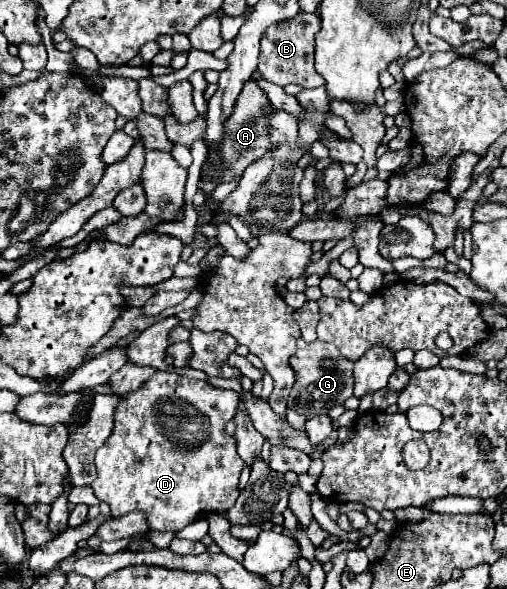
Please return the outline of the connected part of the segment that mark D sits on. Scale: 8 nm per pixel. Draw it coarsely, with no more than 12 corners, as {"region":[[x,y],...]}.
{"region":[[176,371],[96,451],[112,517],[182,531],[238,499],[238,393]]}

